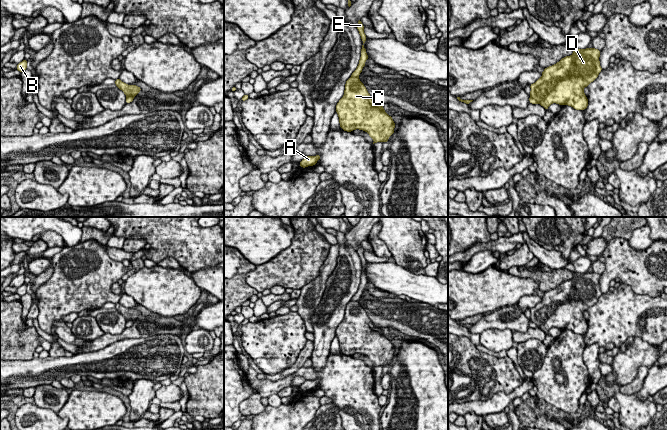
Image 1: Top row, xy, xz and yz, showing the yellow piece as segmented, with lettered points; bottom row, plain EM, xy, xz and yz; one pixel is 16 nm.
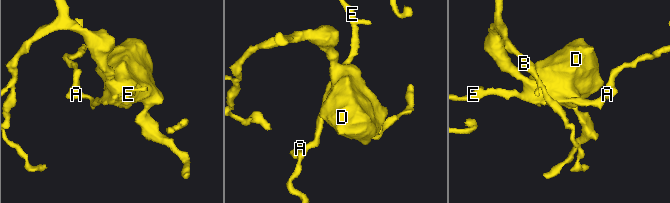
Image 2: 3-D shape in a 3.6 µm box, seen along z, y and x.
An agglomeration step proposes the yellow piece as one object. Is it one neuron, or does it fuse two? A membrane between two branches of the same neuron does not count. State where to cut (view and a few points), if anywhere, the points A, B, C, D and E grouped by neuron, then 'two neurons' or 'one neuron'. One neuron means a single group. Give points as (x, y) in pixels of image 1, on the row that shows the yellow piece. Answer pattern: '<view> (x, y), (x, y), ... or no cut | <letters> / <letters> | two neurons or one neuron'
xz (351, 76), (357, 77) | A E / B C D | two neurons

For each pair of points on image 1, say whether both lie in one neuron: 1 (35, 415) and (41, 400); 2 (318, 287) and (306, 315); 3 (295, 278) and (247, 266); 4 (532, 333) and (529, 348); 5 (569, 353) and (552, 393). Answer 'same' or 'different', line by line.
1: different
2: same
3: different
4: different
5: same

